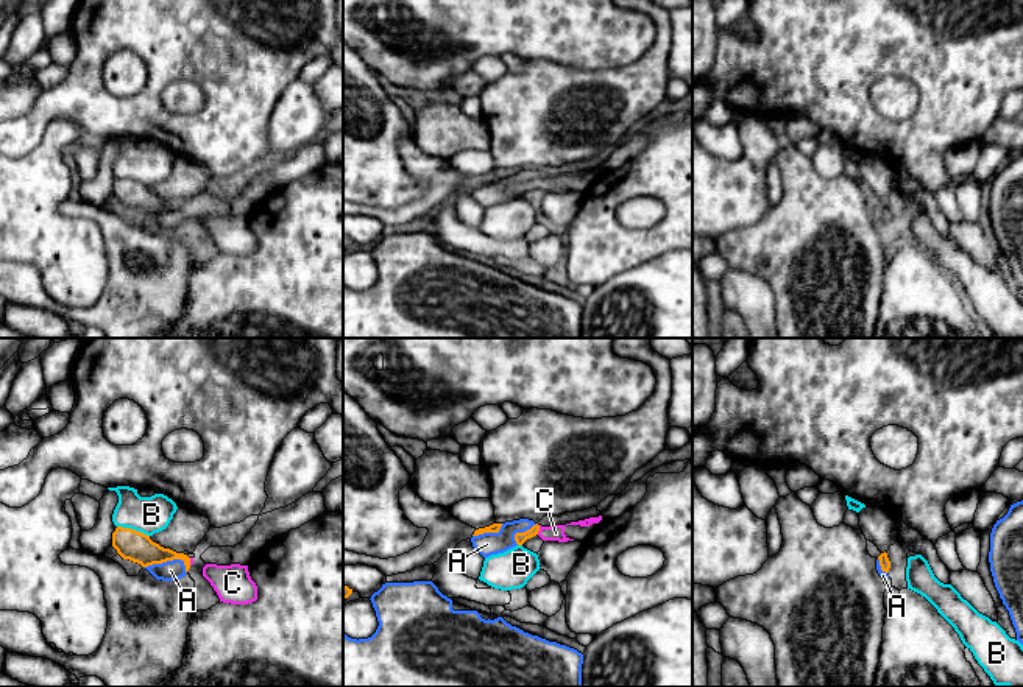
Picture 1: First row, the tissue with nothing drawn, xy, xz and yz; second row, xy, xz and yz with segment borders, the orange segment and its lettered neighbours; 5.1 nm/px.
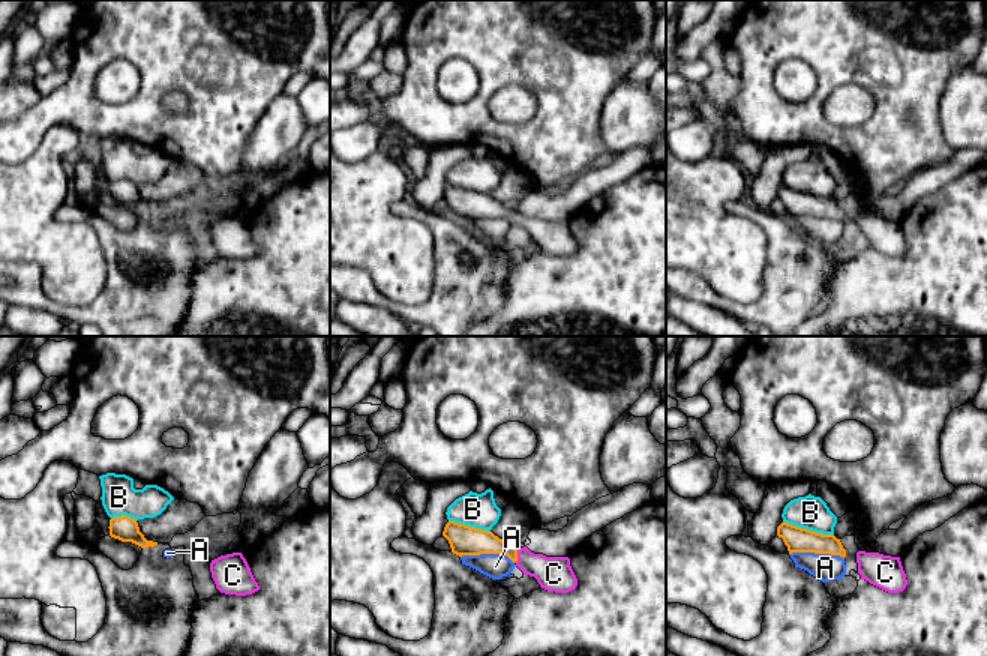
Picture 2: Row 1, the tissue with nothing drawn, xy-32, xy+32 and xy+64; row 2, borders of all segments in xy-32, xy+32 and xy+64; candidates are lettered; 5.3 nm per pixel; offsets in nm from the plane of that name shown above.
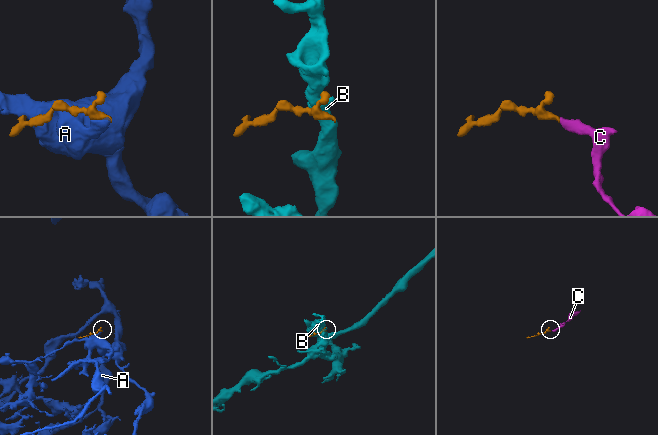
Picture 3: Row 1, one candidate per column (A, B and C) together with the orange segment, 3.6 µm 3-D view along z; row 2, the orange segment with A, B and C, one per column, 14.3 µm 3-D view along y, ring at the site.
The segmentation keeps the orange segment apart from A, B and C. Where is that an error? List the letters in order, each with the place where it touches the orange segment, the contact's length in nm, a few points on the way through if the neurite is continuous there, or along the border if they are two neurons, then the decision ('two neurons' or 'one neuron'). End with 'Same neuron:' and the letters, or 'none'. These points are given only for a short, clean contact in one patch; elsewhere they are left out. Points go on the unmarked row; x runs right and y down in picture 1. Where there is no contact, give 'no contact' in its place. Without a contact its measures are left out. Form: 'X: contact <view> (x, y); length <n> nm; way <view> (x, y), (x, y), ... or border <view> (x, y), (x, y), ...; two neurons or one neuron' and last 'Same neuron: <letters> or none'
A: contact xy (169, 211); length 220 nm; two neurons
B: contact xy (133, 181); length 180 nm; two neurons
C: contact xz (538, 181); length 50 nm; way xz (520, 189), (538, 181), (546, 184); one neuron
Same neuron: C

